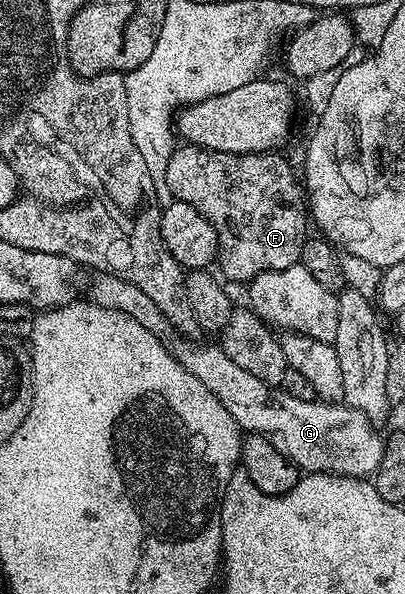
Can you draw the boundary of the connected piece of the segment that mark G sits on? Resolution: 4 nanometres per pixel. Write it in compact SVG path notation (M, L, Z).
M100 272L95 277L91 301L97 302L102 308L126 312L126 316L138 320L146 332L154 332L154 336L158 336L160 343L186 368L186 372L198 376L198 380L202 380L202 384L206 384L206 388L218 396L222 408L234 416L241 431L270 440L270 444L274 444L274 448L278 448L278 452L282 452L282 456L297 471L362 479L375 475L376 469L382 464L386 438L383 433L380 435L376 431L379 429L369 418L362 416L362 412L340 402L298 400L298 396L290 396L287 390L268 385L258 376L238 368L219 345L199 346L199 341L182 338L170 320L162 316L158 304L154 304L154 300L150 300L142 288L113 274Z

